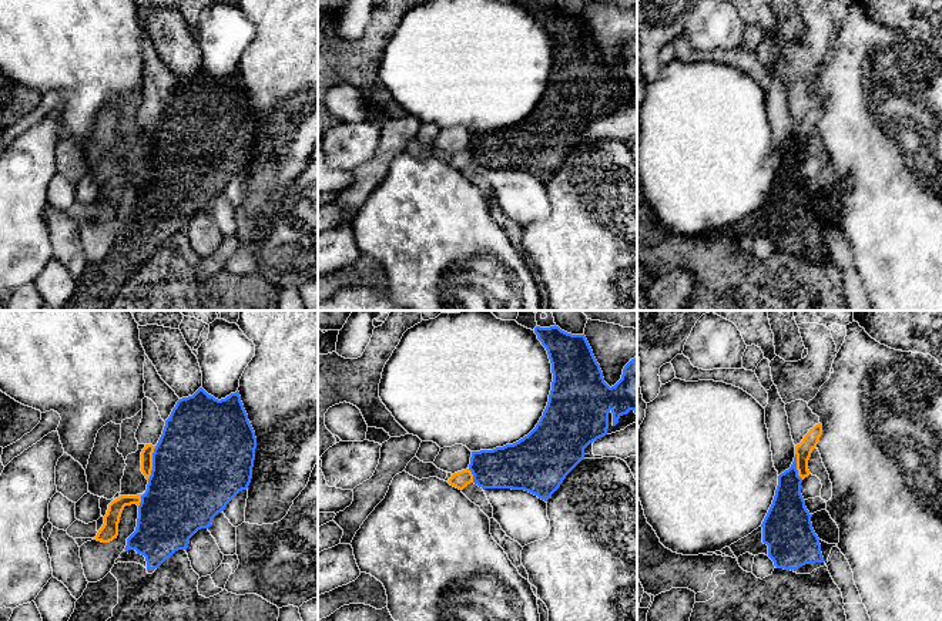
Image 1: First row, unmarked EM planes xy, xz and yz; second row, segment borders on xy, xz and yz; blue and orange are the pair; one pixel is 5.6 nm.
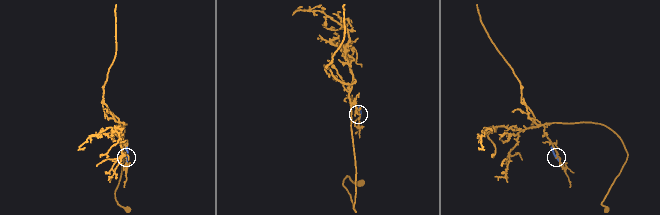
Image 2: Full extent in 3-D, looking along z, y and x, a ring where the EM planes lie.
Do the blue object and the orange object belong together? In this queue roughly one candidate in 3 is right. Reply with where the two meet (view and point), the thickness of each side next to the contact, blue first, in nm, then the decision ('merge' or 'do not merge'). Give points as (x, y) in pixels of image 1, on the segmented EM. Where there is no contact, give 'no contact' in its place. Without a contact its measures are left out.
meets blue in xy at (153, 463); 500 nm thick on the blue side, 70 nm on the other; do not merge

